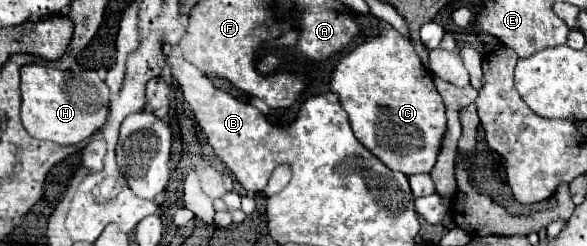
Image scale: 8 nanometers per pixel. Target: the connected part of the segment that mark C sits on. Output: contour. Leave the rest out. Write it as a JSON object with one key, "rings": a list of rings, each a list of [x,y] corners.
{"rings":[[[381,22],[379,36],[349,52],[331,76],[331,90],[341,96],[357,140],[381,162],[407,176],[431,172],[447,128],[445,106],[413,44],[395,28]]]}

